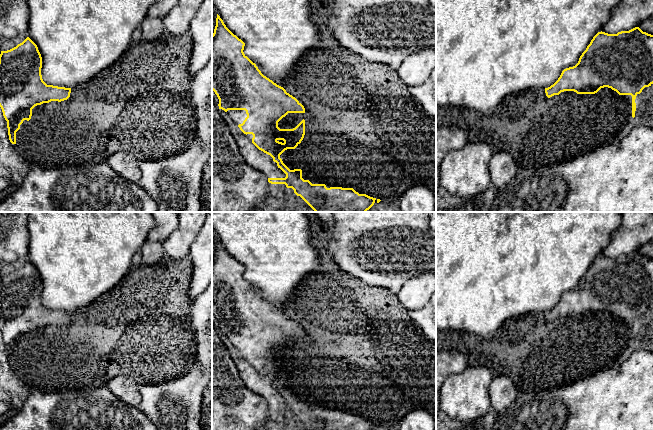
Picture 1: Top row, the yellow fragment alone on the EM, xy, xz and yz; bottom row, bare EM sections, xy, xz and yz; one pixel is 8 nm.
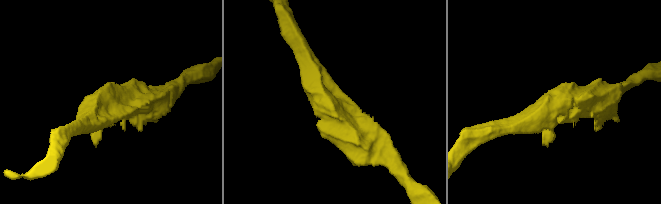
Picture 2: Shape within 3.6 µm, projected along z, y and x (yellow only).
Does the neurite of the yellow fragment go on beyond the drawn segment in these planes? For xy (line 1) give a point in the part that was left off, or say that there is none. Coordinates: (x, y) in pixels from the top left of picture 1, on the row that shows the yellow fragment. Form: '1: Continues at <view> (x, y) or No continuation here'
1: No continuation here

